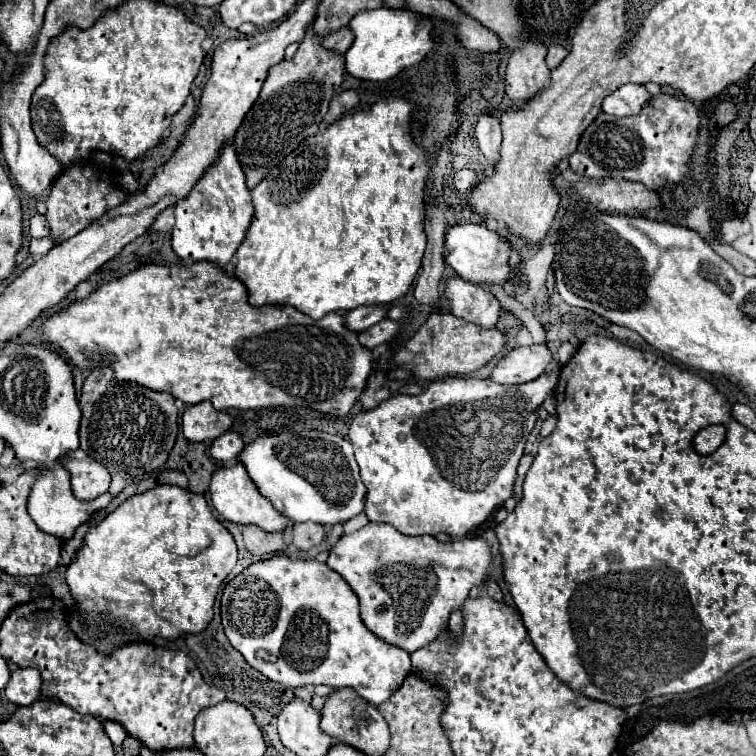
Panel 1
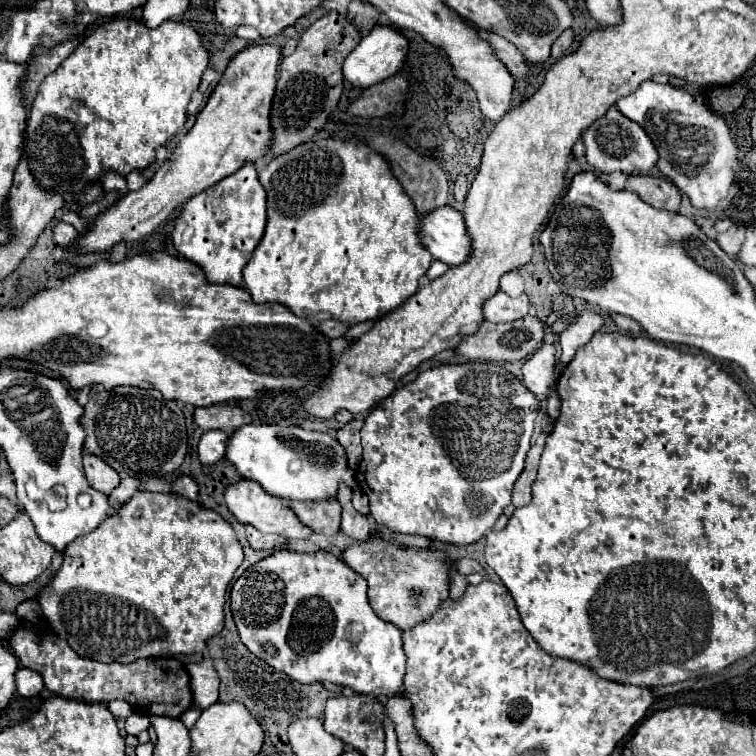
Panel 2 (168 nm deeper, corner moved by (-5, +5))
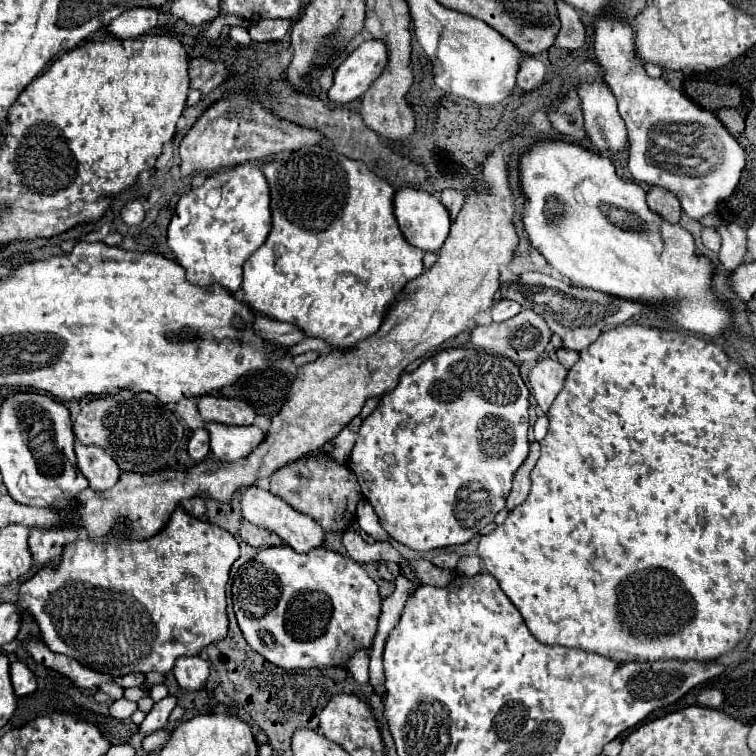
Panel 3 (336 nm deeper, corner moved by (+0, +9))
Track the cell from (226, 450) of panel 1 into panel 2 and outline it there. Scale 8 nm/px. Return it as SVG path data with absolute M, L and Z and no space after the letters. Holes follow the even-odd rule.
M207 430L201 436L201 442L197 446L199 450L199 460L203 464L215 464L225 456L225 446L227 446L229 436L221 430Z

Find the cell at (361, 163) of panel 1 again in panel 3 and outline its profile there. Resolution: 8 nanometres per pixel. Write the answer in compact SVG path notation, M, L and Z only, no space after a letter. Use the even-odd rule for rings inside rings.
M314 144L314 146L304 146L300 150L294 150L294 152L284 152L284 154L278 154L280 158L266 164L262 168L266 180L268 180L268 186L270 186L270 210L272 210L272 230L266 238L266 242L246 260L244 264L244 282L242 282L242 302L252 306L254 310L262 312L262 314L268 314L268 316L274 316L276 320L284 320L284 322L292 322L292 324L298 324L308 336L320 336L320 338L326 338L334 348L348 348L348 346L354 346L356 342L364 340L366 336L374 334L380 324L382 324L382 318L388 310L388 306L394 302L394 298L402 292L402 288L418 278L422 274L422 256L424 252L414 248L412 244L408 244L408 240L404 238L404 234L400 232L398 228L398 222L396 222L396 216L394 216L394 194L396 190L382 178L378 178L372 170L366 168L366 164L358 162L358 160L352 160L352 158L346 158L344 154L338 154L336 150L328 148L328 146L322 146L322 144Z

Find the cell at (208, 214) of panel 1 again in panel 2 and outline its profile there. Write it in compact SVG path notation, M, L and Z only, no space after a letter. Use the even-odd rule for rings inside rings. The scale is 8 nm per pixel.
M245 164L233 176L193 196L181 210L173 228L173 246L185 260L203 266L211 284L243 284L243 268L265 234L267 194L255 176L255 166Z

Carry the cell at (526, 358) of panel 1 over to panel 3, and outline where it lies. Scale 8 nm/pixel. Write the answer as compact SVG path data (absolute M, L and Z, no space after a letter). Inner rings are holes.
M550 358L538 360L536 366L530 370L528 382L532 386L532 392L534 392L538 406L544 412L552 406L556 394L562 390L566 374L568 374L568 370L560 362L550 360Z

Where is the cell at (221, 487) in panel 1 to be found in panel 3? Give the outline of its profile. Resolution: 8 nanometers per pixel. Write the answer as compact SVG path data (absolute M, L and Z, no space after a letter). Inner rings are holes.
M248 486L248 488L242 490L240 514L242 514L244 520L248 520L248 522L252 522L252 524L256 524L260 528L266 528L266 530L278 534L296 552L308 552L308 550L320 546L324 542L324 530L318 526L318 522L314 522L314 518L310 518L306 514L298 514L282 498L270 494L268 490L262 490L258 486Z

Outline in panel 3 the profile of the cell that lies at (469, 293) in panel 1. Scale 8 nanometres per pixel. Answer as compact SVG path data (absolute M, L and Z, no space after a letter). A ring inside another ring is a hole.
M498 300L494 306L492 306L492 320L494 322L504 322L512 316L516 316L520 312L520 304L516 300Z

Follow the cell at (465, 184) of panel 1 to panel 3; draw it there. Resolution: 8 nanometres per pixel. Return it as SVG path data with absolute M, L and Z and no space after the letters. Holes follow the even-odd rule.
M446 188L446 190L442 192L442 198L440 198L440 200L442 200L442 204L448 208L450 218L454 220L454 218L458 216L462 204L464 204L464 194L462 194L460 190L456 190L456 188Z

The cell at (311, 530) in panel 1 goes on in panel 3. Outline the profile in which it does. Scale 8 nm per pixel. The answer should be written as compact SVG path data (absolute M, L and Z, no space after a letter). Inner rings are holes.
M326 454L308 458L306 462L298 462L294 466L282 466L270 476L270 480L272 494L280 496L294 510L312 516L324 528L324 532L342 532L356 518L356 504L362 498L358 480L350 468L334 462Z

